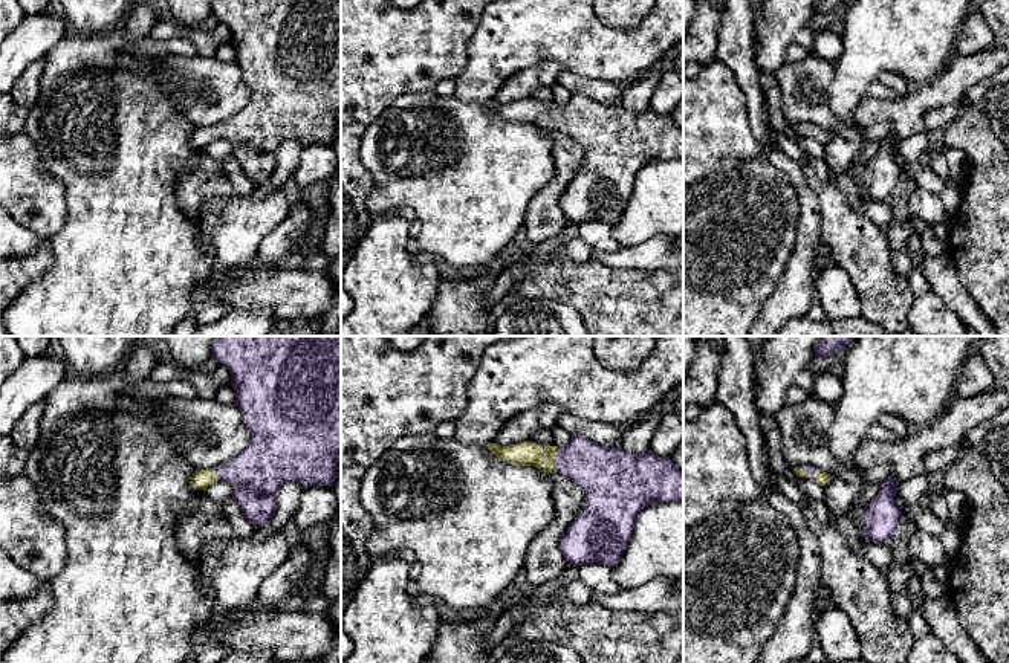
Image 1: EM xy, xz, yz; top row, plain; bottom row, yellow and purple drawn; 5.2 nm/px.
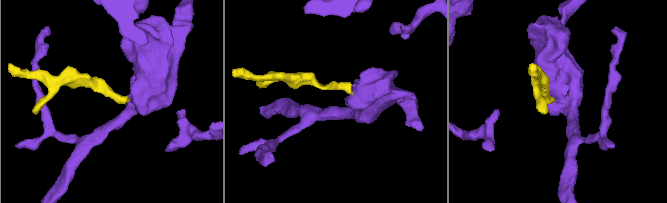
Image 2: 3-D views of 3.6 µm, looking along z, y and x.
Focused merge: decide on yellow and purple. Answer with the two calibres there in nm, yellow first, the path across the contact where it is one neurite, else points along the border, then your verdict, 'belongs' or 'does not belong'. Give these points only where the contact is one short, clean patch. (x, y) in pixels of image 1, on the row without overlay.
calibres 130 and 260 nm; way xz (526, 110), (552, 118), (584, 119), (598, 129); belongs

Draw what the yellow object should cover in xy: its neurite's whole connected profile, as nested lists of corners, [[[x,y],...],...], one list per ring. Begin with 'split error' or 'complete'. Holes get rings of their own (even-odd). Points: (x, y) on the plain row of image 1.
split error | [[[216,0],[211,6],[213,15],[217,21],[225,23],[231,31],[231,44],[235,49],[234,63],[238,66],[240,73],[246,86],[249,87],[249,102],[229,121],[208,127],[196,127],[191,134],[191,145],[194,148],[205,148],[213,141],[222,137],[232,144],[232,156],[240,163],[245,174],[254,185],[263,185],[269,182],[277,170],[277,148],[286,139],[298,139],[303,147],[310,144],[330,144],[333,145],[338,112],[341,110],[341,0]]]

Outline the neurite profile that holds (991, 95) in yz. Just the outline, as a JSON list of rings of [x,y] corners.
[[[1009,64],[974,84],[966,101],[985,113],[992,131],[1009,150]]]

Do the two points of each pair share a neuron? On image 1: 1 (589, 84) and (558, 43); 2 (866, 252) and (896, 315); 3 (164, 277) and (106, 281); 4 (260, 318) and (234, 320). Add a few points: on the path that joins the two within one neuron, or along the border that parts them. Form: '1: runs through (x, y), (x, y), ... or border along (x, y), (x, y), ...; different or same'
1: border along (566, 69), (618, 84); different
2: runs through (869, 268), (885, 300); same
3: runs through (150, 277), (124, 277), (120, 281); same
4: runs through (254, 320), (240, 320); same

